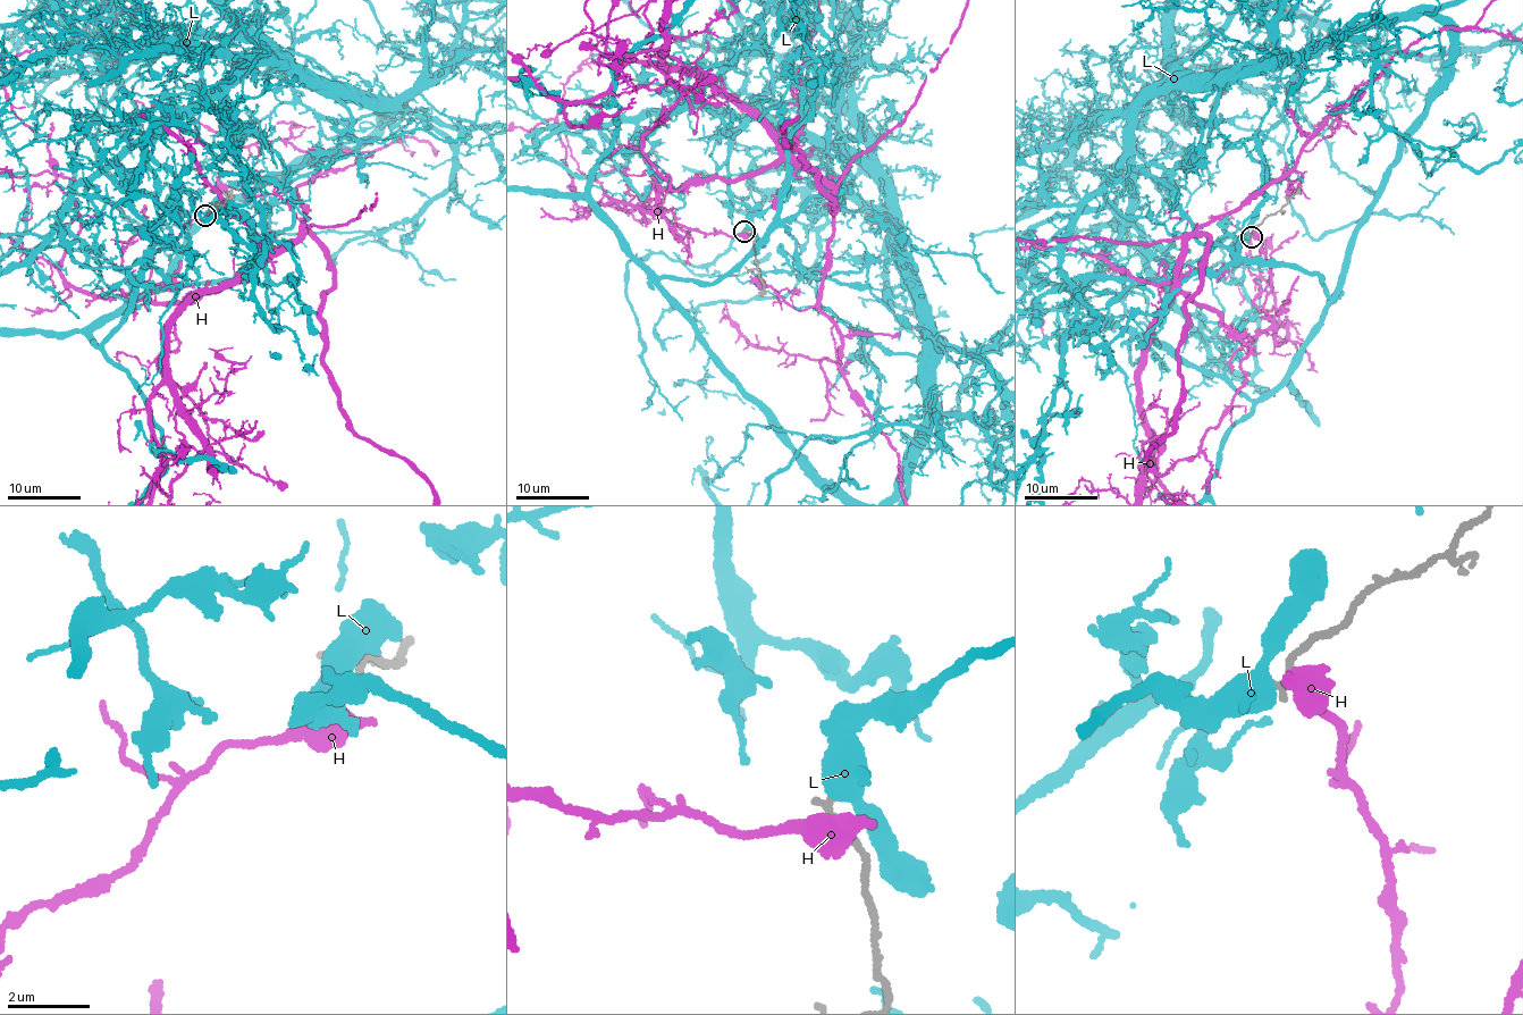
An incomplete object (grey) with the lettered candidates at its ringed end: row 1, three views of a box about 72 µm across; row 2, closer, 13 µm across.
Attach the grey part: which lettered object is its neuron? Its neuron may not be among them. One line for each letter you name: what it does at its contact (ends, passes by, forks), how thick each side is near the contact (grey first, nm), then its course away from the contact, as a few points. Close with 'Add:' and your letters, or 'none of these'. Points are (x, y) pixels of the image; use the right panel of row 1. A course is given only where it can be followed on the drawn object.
Add: none of these

